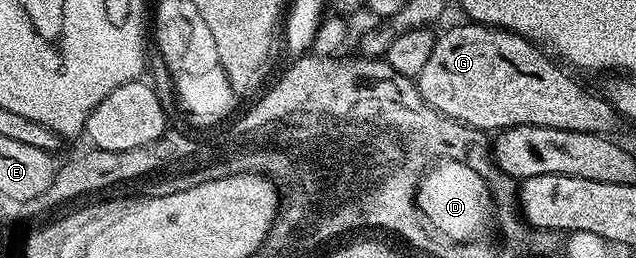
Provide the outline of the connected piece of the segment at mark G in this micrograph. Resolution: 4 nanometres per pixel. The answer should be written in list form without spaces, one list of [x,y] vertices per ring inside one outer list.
[[[462,21],[459,27],[450,27],[435,38],[432,57],[420,69],[416,82],[428,106],[483,133],[520,125],[610,133],[620,123],[618,112],[601,94],[585,91],[561,69],[545,50],[515,31]]]

